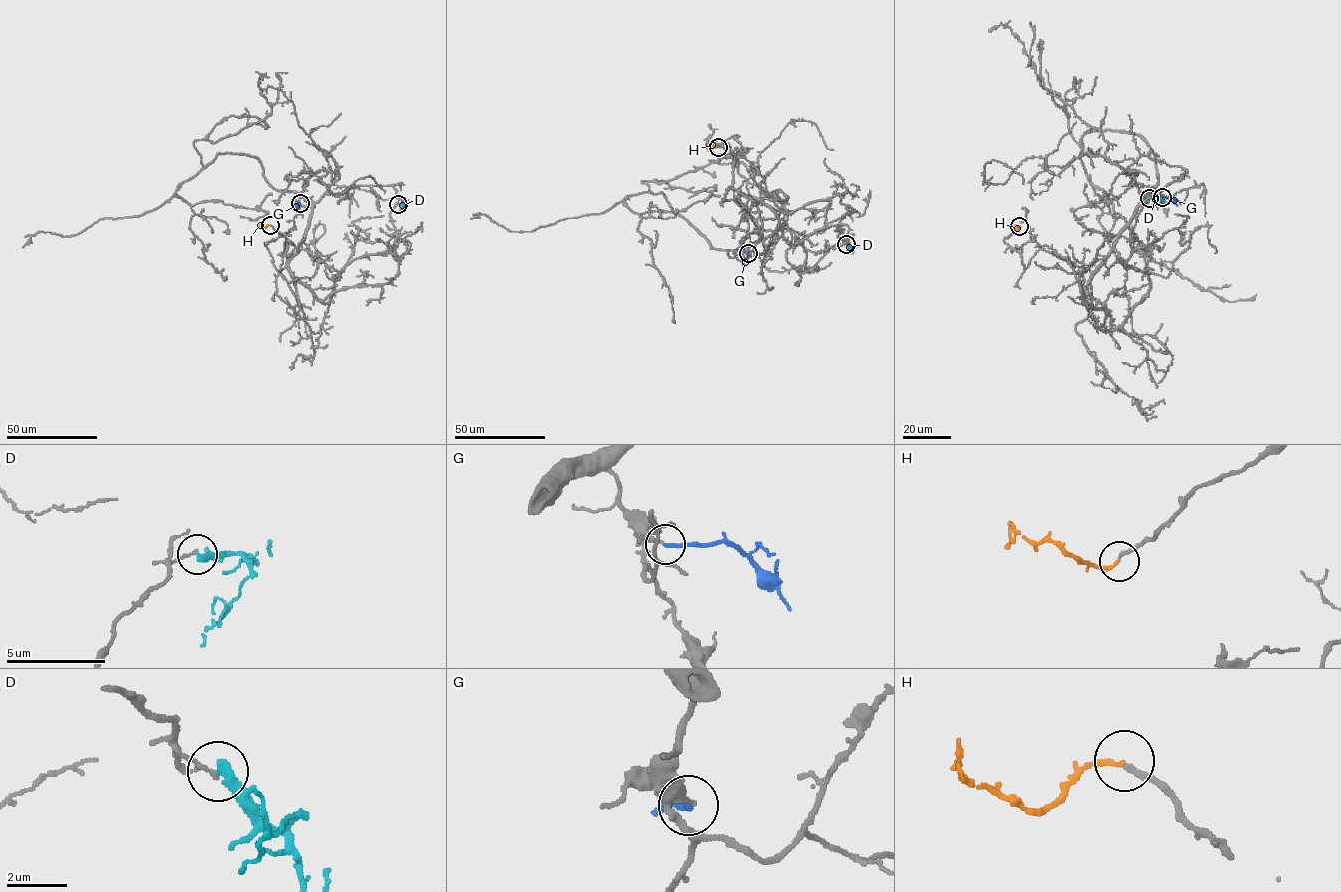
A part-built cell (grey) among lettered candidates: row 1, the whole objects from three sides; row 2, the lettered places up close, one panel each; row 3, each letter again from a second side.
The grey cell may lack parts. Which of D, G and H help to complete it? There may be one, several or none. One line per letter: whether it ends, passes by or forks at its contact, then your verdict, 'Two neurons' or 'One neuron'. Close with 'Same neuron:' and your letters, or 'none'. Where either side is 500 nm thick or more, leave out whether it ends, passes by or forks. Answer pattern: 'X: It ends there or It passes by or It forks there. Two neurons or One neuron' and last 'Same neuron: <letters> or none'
D: It ends there. Two neurons
G: It ends there. Two neurons
H: It ends there. One neuron
Same neuron: H

